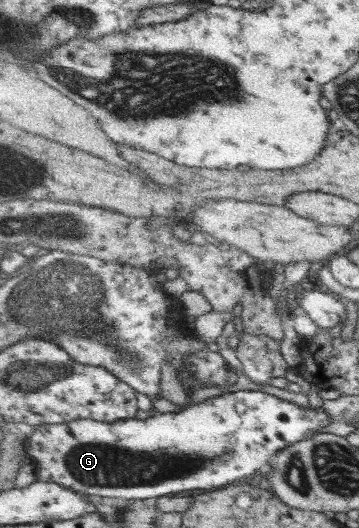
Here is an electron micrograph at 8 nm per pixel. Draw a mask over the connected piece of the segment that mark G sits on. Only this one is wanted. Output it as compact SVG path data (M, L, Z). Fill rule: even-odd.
M241 390L232 393L225 393L219 397L207 399L201 403L191 405L182 411L172 410L170 413L157 413L147 419L131 418L127 420L119 420L117 423L99 421L93 419L79 419L70 423L53 424L49 426L42 424L36 428L36 431L28 438L27 454L32 458L34 463L40 470L40 476L43 480L50 483L59 483L67 488L76 490L80 493L95 494L105 496L105 498L118 498L128 500L155 500L157 498L169 496L169 494L179 494L179 492L189 492L189 490L215 490L218 487L227 487L231 483L238 480L247 480L251 475L259 473L261 470L268 468L269 464L273 462L277 452L283 451L283 448L305 440L307 434L313 434L315 430L329 426L334 418L327 412L324 407L322 411L315 411L310 407L309 410L298 406L293 402L278 398L273 394L255 390Z

